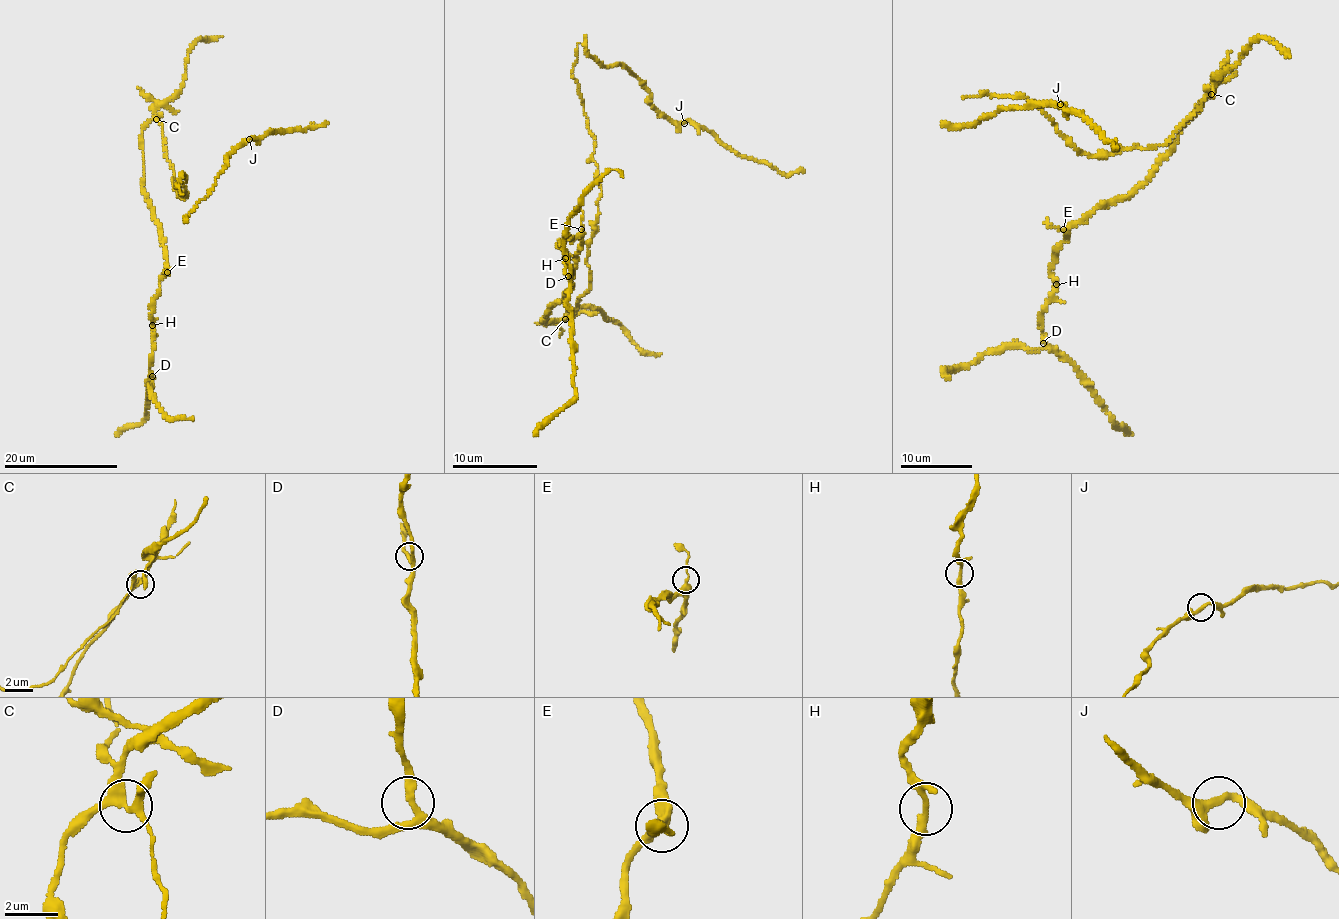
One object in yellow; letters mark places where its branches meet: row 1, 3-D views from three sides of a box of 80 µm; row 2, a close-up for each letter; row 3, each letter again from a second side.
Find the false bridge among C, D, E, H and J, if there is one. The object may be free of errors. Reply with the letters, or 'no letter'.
C

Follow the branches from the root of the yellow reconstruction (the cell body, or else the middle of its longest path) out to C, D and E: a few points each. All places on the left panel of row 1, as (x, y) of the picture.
C: (163, 136), (157, 119)
D: (163, 136), (155, 119), (141, 134), (144, 197), (159, 223), (167, 268), (154, 303), (152, 376)
E: (163, 136), (161, 125), (155, 119), (149, 121), (141, 134), (144, 197), (159, 223), (167, 272)

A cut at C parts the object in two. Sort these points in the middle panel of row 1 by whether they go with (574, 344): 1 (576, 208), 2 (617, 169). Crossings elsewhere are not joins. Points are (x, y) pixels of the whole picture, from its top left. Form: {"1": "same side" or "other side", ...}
{"1": "same side", "2": "same side"}

